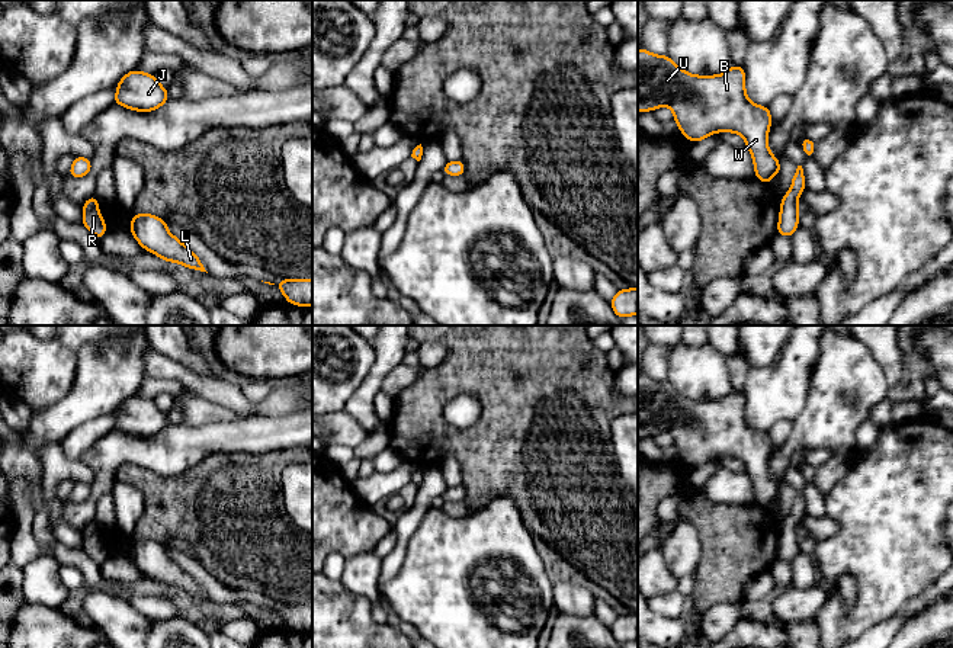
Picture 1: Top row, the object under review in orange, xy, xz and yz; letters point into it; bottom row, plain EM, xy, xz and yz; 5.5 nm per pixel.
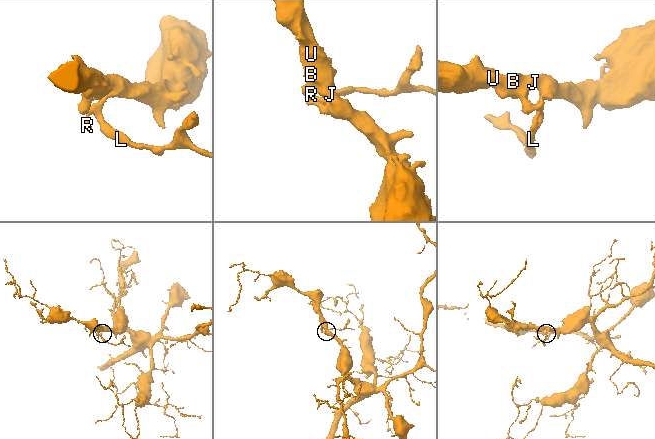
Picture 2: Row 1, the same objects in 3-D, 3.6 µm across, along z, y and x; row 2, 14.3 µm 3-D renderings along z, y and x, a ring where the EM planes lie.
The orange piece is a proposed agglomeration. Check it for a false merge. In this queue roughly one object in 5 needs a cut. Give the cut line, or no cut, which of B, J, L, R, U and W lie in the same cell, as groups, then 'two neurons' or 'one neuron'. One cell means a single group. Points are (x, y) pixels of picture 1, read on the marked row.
cut none; groups B J L R U W; one neuron

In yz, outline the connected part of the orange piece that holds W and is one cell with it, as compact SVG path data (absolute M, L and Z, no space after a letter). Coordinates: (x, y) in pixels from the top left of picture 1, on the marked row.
M638 49L638 112L670 106L681 135L699 142L713 132L735 132L745 139L754 161L755 179L771 185L771 177L780 174L780 161L767 145L771 128L769 106L754 105L745 93L745 71L732 65L719 76L693 76L678 68L668 55L654 55Z

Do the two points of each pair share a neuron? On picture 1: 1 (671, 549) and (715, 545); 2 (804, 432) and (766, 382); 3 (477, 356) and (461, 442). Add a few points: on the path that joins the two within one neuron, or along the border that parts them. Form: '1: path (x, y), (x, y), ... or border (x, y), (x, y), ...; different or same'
1: border (682, 517), (700, 541), (700, 561), (692, 574); different
2: border (809, 388), (804, 408), (792, 420); different
3: path (490, 379), (490, 419), (484, 424); same

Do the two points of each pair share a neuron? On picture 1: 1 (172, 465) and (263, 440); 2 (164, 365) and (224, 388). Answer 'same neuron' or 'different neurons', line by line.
1: same neuron
2: same neuron

